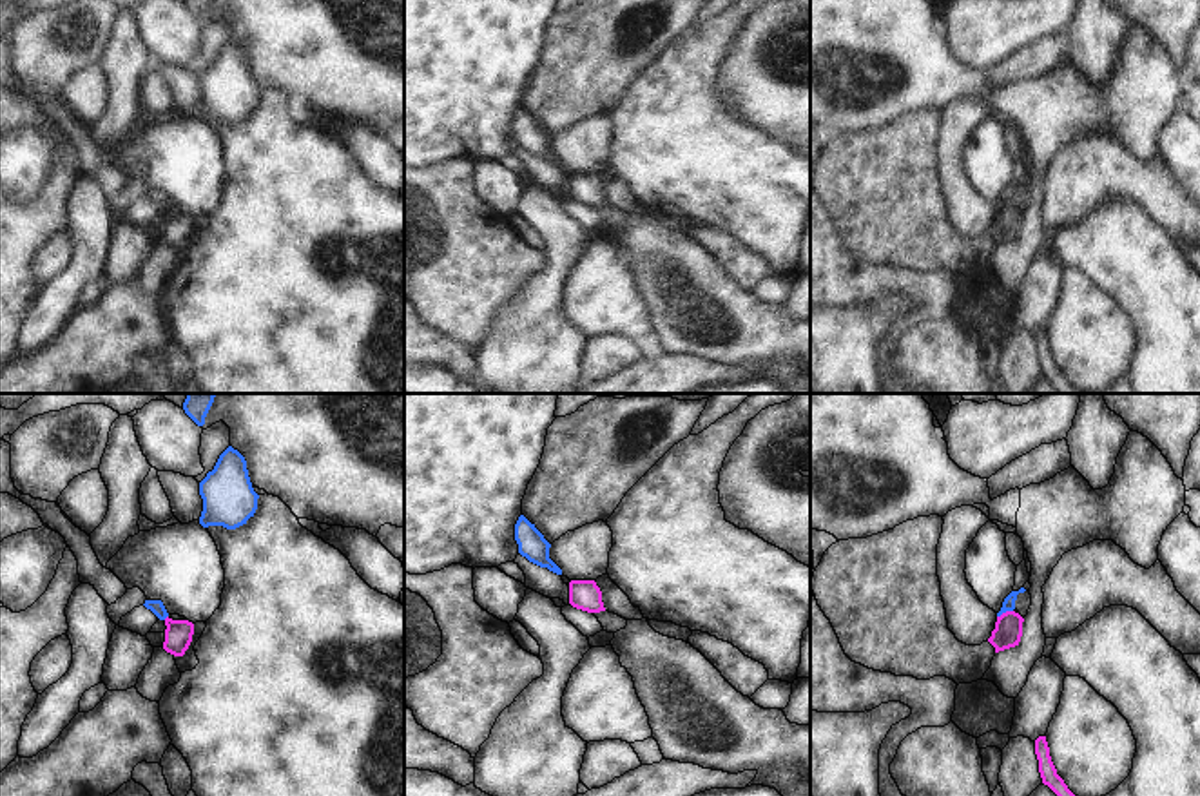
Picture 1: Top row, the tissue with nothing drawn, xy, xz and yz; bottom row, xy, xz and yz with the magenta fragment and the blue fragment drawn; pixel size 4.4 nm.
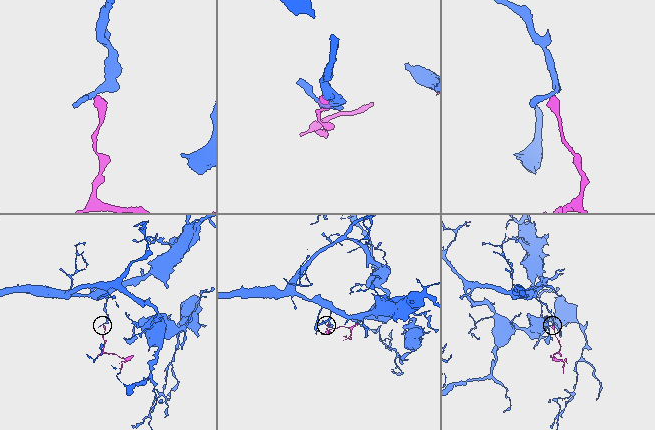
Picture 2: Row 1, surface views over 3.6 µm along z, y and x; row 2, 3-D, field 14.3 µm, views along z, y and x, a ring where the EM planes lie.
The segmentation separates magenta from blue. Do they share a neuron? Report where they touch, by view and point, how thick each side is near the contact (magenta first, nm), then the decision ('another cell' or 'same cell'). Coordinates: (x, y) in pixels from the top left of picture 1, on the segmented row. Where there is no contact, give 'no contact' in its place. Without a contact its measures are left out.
yz (1006, 611) | 130/60 nm | another cell

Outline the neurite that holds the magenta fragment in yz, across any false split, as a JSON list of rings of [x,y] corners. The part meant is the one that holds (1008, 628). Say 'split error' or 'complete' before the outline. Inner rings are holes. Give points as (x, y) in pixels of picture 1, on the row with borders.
complete; [[[1006,611],[997,616],[995,629],[988,642],[995,647],[995,653],[1019,646],[1022,636],[1024,618],[1015,611]]]

